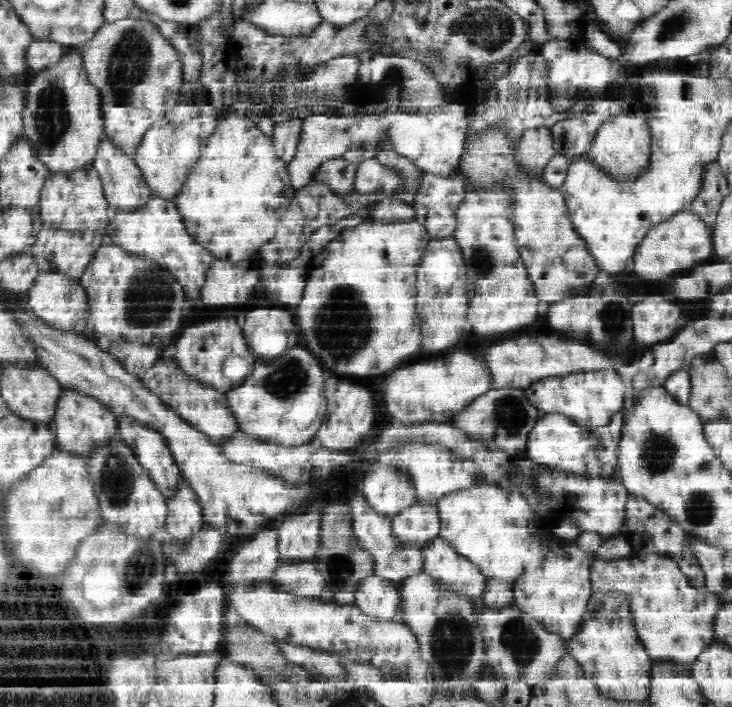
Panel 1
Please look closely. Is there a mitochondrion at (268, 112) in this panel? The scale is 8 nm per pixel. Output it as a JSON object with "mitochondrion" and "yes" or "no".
{"mitochondrion":"no"}

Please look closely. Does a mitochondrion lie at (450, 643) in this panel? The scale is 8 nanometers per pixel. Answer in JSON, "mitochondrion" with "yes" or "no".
{"mitochondrion":"yes"}

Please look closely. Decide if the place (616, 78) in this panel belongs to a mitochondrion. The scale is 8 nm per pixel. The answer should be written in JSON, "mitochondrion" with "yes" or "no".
{"mitochondrion":"no"}

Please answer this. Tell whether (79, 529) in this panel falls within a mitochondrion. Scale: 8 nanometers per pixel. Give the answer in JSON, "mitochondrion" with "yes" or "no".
{"mitochondrion":"no"}

